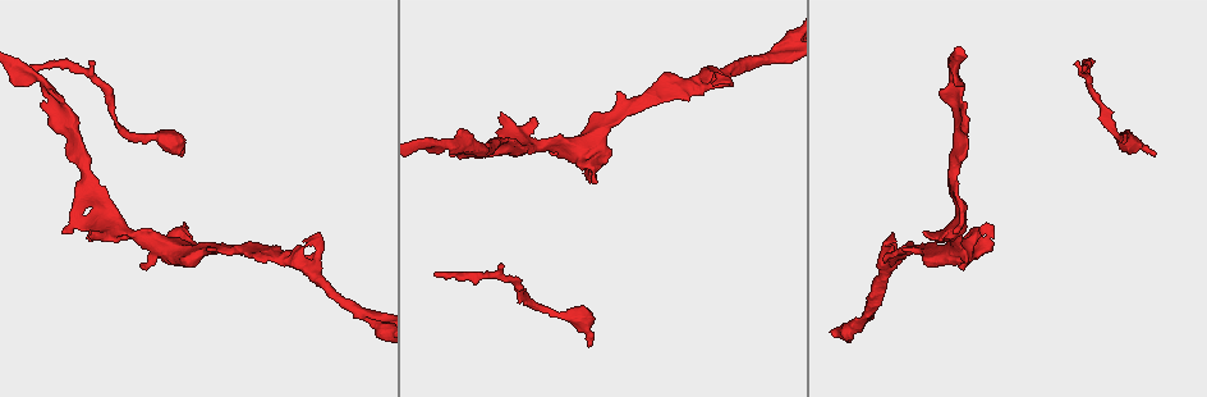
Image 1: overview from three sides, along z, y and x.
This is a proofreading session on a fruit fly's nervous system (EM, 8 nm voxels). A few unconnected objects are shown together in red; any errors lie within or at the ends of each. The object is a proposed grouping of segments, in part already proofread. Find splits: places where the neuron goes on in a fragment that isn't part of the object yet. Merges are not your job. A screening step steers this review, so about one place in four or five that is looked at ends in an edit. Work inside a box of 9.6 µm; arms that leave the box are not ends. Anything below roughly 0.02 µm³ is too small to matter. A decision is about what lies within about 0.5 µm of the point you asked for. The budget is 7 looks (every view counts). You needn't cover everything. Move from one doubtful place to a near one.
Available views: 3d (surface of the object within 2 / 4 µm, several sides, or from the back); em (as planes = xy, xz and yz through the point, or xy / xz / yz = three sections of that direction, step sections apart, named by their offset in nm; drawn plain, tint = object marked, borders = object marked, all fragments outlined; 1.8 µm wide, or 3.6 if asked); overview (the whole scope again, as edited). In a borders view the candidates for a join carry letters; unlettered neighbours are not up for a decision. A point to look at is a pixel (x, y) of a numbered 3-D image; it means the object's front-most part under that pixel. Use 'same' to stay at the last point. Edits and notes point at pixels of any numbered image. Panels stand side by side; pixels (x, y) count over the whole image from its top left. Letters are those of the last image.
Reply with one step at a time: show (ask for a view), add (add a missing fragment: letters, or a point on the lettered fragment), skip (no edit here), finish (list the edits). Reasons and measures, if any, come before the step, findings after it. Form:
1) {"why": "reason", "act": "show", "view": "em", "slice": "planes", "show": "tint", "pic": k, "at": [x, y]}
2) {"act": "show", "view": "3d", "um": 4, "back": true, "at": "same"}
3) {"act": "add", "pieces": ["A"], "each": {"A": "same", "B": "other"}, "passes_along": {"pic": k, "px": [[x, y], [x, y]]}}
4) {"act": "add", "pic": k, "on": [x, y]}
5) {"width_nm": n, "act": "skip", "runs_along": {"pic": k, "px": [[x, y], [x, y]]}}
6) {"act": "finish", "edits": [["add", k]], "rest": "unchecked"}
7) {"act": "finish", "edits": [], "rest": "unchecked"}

{"why": "branch stops here", "act": "show", "view": "3d", "um": 4, "pic": 1, "at": [310, 237]}

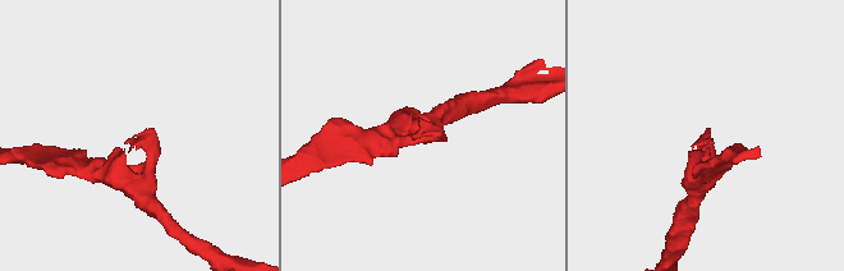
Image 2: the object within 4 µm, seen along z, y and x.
{"act": "show", "view": "em", "um": 3.6, "slice": "planes", "show": "borders", "pic": 2, "at": [707, 133]}

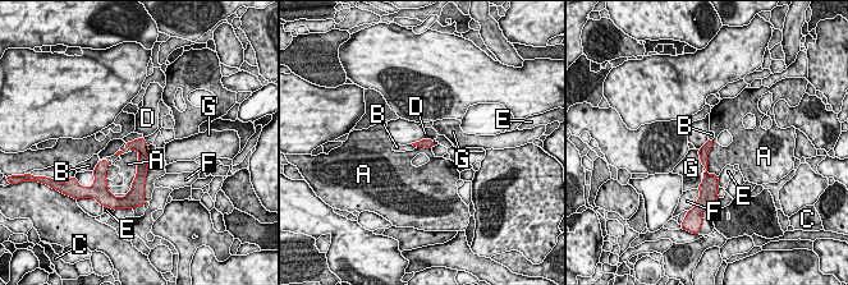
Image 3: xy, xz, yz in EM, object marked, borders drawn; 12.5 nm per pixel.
{"act": "skip", "each": {"A": "other", "B": "other", "C": "other", "D": "other", "E": "other", "F": "other", "G": "other"}, "runs_along": {"pic": 3, "px": [[141, 141], [142, 171], [137, 180]]}, "found": "none of them fits"}

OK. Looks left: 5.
{"act": "show", "view": "3d", "um": 4, "pic": 1, "at": [595, 181]}

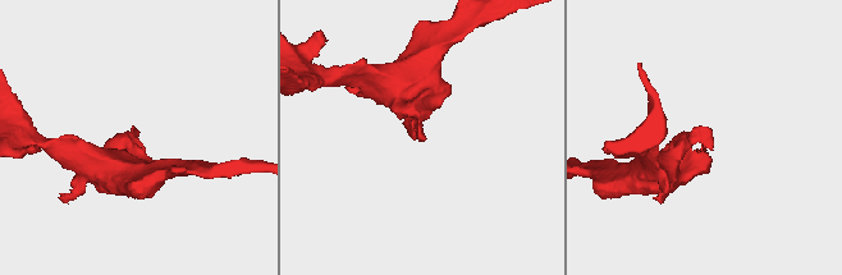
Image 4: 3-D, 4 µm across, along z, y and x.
{"why": "now the EM", "act": "show", "view": "em", "slice": "xy", "step": 4, "show": "tint", "pic": 4, "at": [711, 148]}

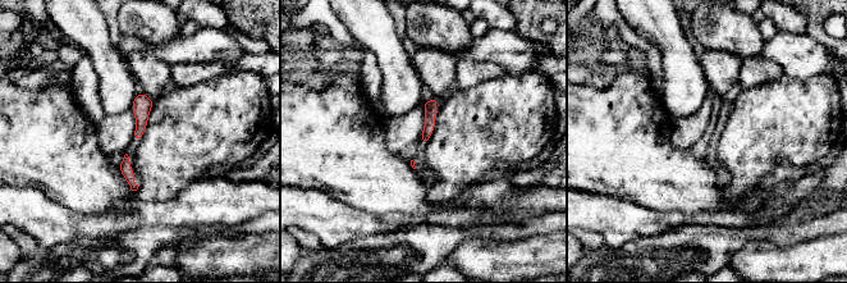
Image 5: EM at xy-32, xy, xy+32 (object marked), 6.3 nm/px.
{"why": "another direction", "act": "show", "view": "em", "slice": "planes", "show": "borders", "at": "same"}

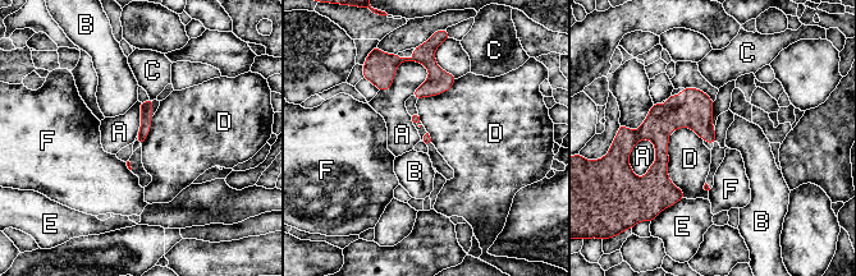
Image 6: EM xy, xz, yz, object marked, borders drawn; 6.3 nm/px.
{"act": "skip", "each": {"A": "other", "B": "other", "C": "other", "D": "other", "E": "other", "F": "other"}, "border": {"pic": 6, "px": [[429, 70], [402, 61], [379, 91]]}, "found": "none of them fits"}

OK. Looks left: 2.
{"why": "branch stops here", "act": "show", "view": "em", "slice": "xz", "step": 4, "show": "borders", "pic": 1, "at": [93, 233]}

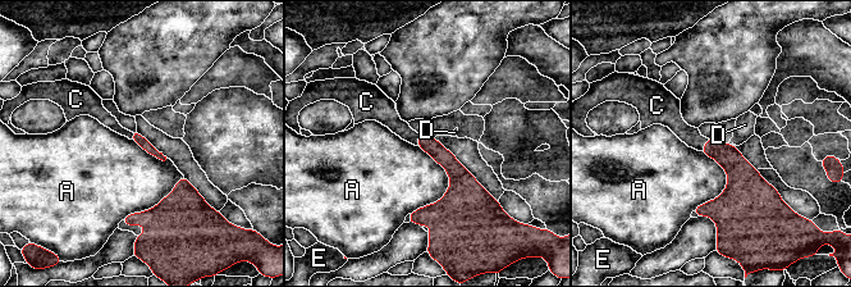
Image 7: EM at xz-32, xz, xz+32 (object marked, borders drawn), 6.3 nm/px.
{"act": "add", "pieces": ["C"], "each": {"A": "other", "C": "same", "D": "other", "E": "other"}, "found": "it goes on there"}

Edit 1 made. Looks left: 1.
{"act": "finish", "edits": [["add", 7]], "rest": "unchecked"}

